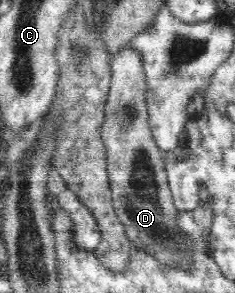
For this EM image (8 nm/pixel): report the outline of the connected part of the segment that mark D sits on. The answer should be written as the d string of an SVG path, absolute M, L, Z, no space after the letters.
M129 42L111 58L110 68L110 89L100 133L107 152L107 173L109 174L109 187L114 211L121 225L125 228L126 237L138 250L152 254L152 257L162 266L187 268L189 260L193 258L193 243L191 243L191 237L184 234L177 225L179 211L174 205L168 184L164 162L165 154L156 145L149 126L148 108L146 107L146 76L141 55L130 47Z

